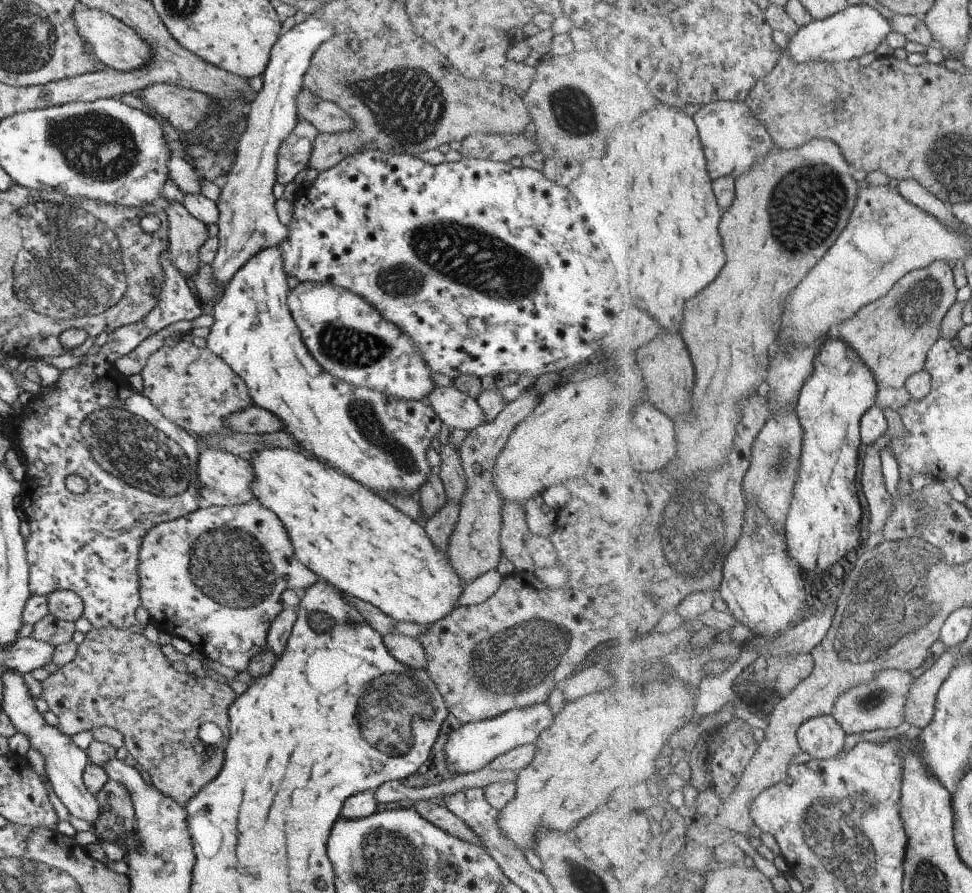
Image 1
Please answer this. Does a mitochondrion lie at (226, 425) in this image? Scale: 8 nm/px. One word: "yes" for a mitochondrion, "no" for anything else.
no

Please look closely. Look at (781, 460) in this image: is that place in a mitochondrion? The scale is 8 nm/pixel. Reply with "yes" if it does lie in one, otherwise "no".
yes

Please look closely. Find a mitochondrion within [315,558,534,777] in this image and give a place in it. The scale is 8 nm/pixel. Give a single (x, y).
(393, 708)

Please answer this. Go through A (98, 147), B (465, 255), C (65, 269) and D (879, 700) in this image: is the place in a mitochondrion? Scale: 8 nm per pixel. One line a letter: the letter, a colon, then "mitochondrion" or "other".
A: mitochondrion
B: mitochondrion
C: mitochondrion
D: mitochondrion

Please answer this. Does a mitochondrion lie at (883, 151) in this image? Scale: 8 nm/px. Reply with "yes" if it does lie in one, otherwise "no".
no

